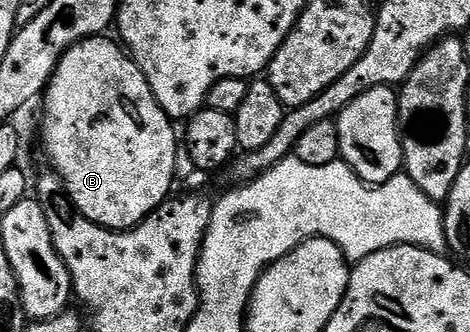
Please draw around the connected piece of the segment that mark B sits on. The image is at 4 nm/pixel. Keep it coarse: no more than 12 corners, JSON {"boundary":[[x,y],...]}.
{"boundary":[[114,39],[59,59],[43,148],[75,210],[137,227],[176,125]]}

